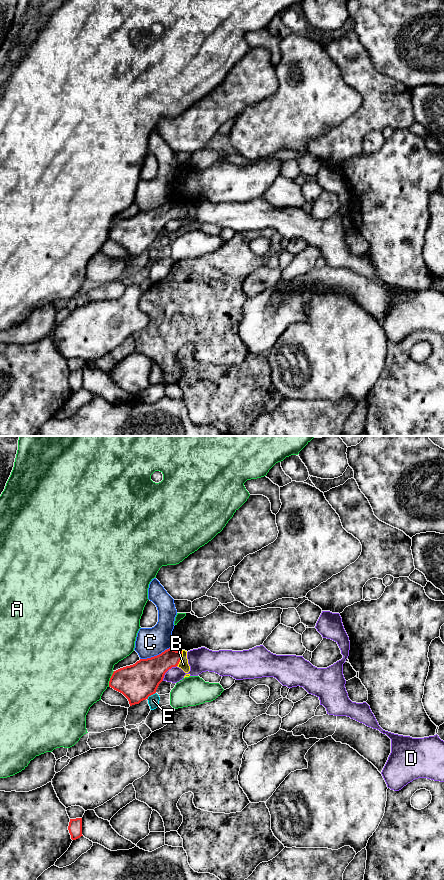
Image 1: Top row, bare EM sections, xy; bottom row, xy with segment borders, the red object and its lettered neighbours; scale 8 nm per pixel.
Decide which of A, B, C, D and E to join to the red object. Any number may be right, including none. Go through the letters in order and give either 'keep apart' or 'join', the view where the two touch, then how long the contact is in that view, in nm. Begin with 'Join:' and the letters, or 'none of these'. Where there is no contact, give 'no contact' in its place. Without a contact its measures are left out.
Join: B
A: keep apart; meets red in xy; contact 140 nm long
B: join; meets red in xy; contact 140 nm long
C: keep apart; meets red in xy; contact 260 nm long
D: keep apart; meets red in xy; contact 170 nm long
E: keep apart; meets red in xy; contact 90 nm long

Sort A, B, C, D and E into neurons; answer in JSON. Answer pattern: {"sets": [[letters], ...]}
{"sets": [["A"], ["B"], ["C"], ["D"], ["E"]]}

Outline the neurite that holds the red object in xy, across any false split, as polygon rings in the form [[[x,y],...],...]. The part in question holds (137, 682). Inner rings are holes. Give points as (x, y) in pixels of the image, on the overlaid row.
[[[169,648],[157,656],[140,659],[133,665],[114,671],[109,687],[122,693],[130,706],[139,704],[156,693],[165,673],[176,666],[185,673],[190,671],[187,651]]]

